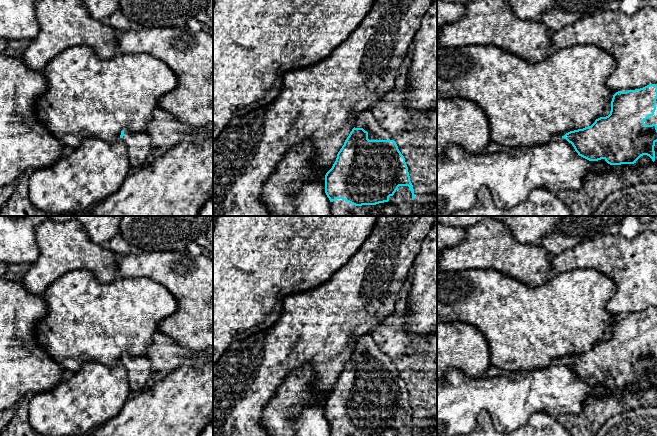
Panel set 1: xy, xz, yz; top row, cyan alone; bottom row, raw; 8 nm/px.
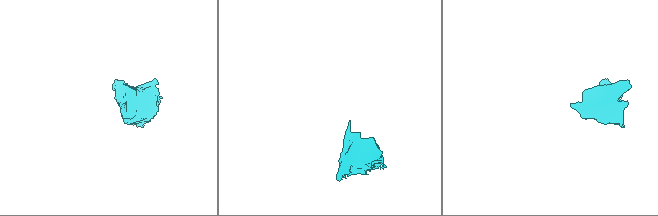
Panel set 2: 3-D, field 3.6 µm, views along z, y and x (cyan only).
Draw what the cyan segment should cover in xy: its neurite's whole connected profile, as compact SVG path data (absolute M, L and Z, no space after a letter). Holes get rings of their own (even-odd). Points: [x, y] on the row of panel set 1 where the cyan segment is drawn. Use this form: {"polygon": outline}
{"polygon": "M125 128L121 131L120 138L127 146L127 155L132 170L142 168L153 149L147 131L134 131Z"}

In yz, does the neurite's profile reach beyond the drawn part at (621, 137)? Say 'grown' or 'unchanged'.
grown

